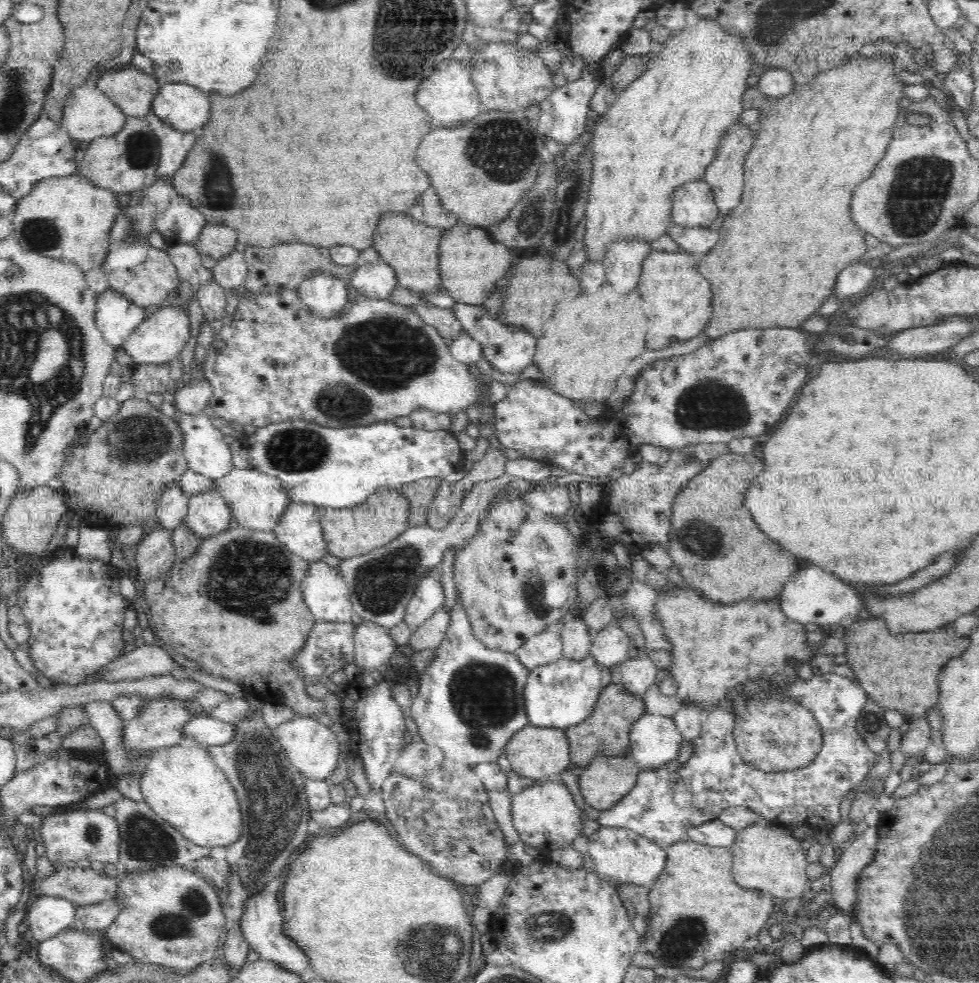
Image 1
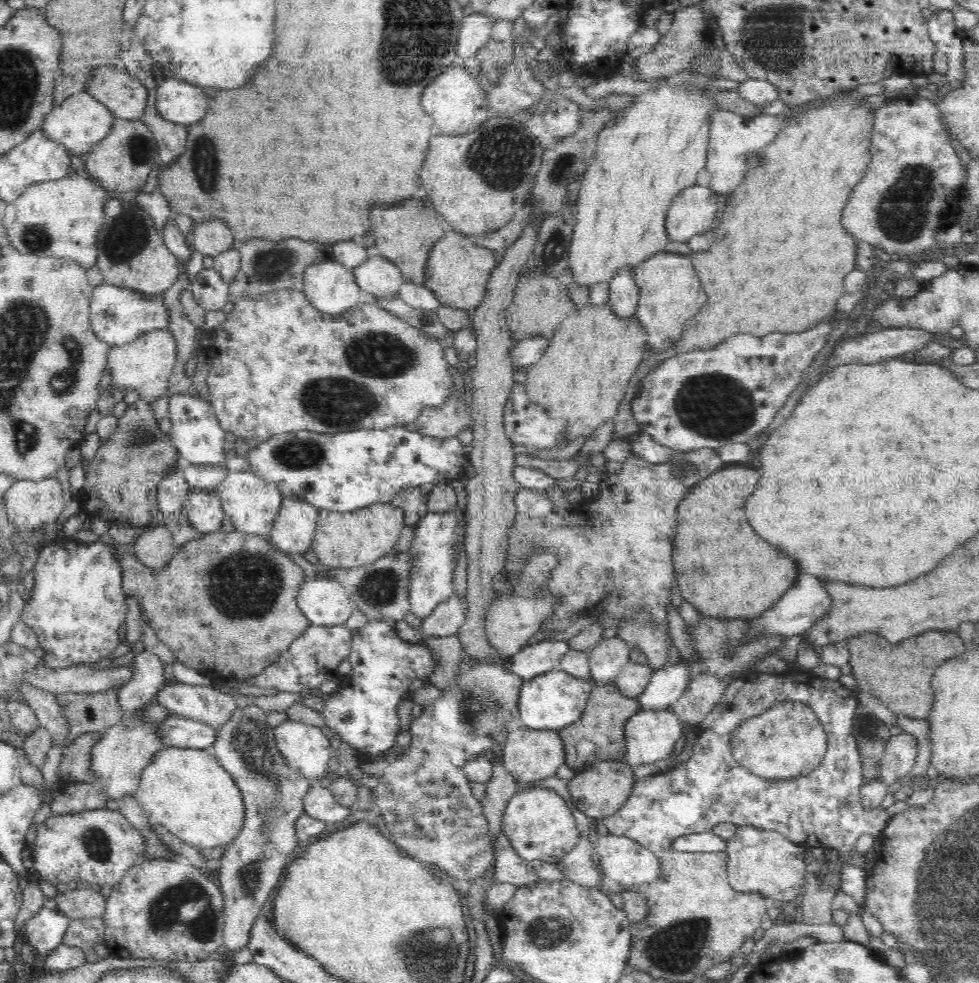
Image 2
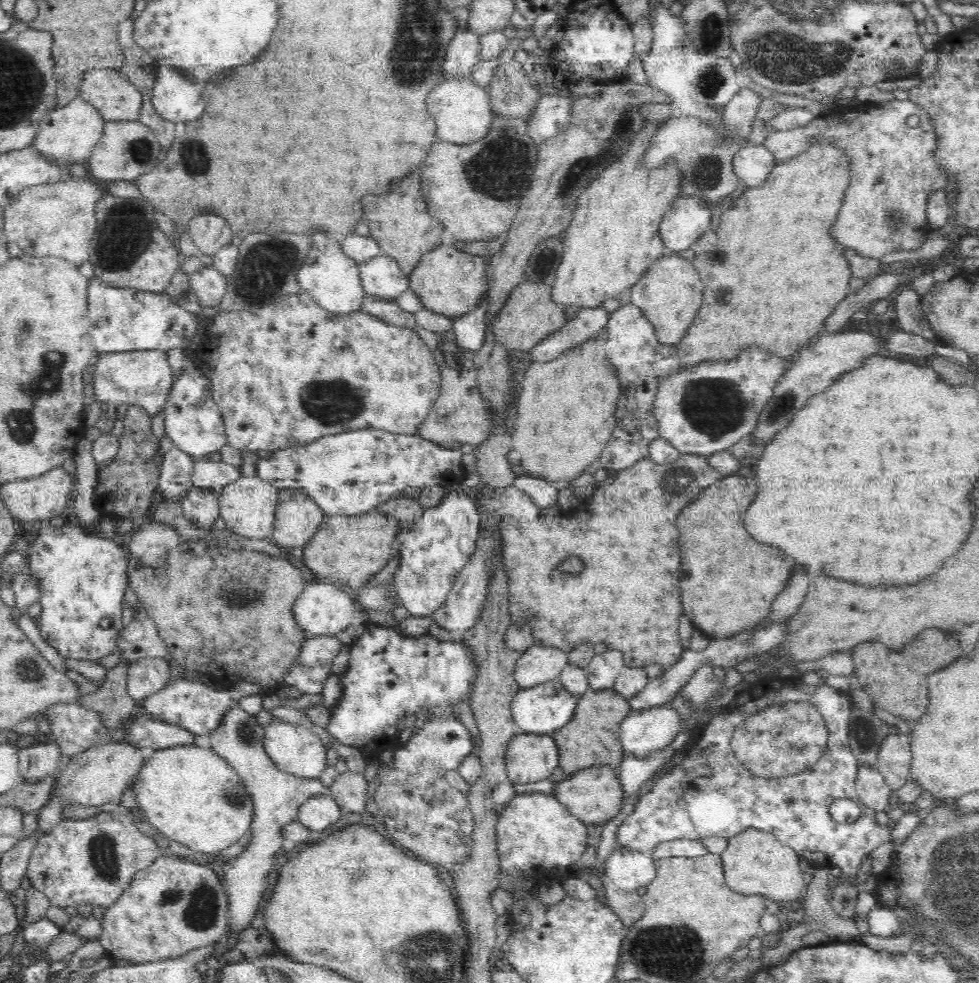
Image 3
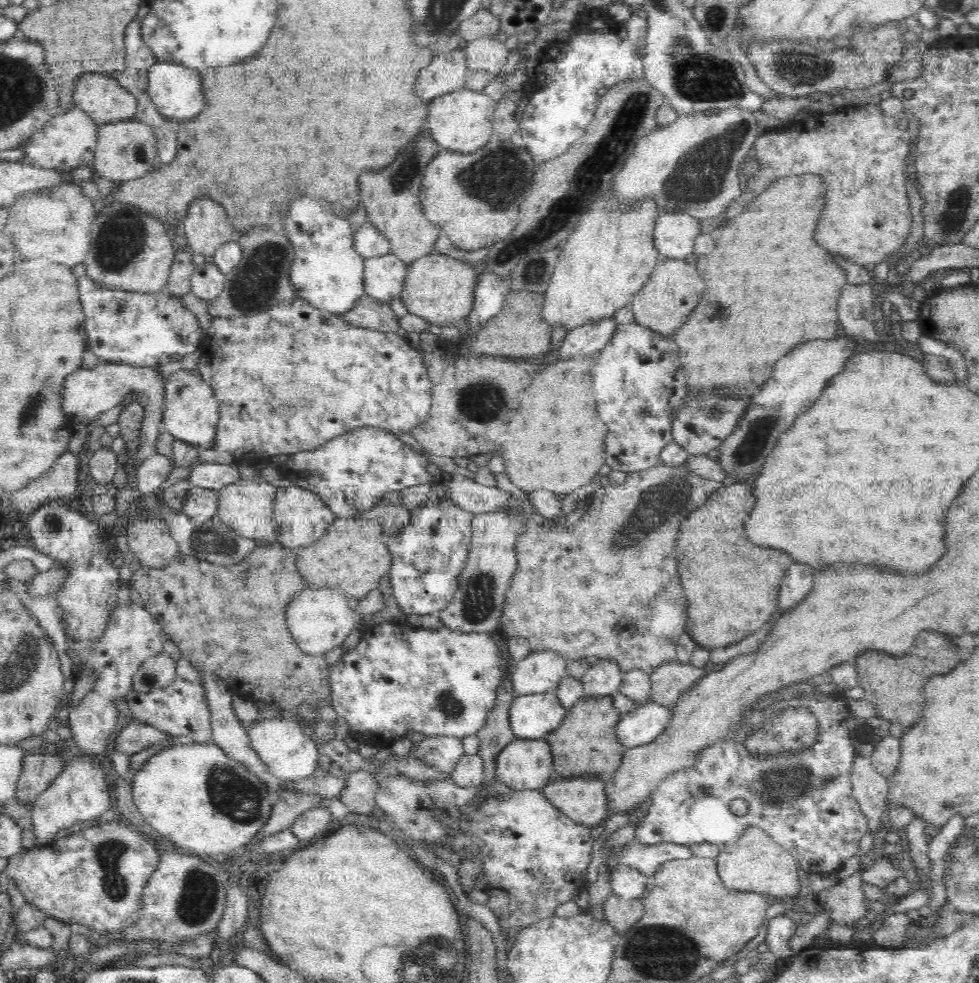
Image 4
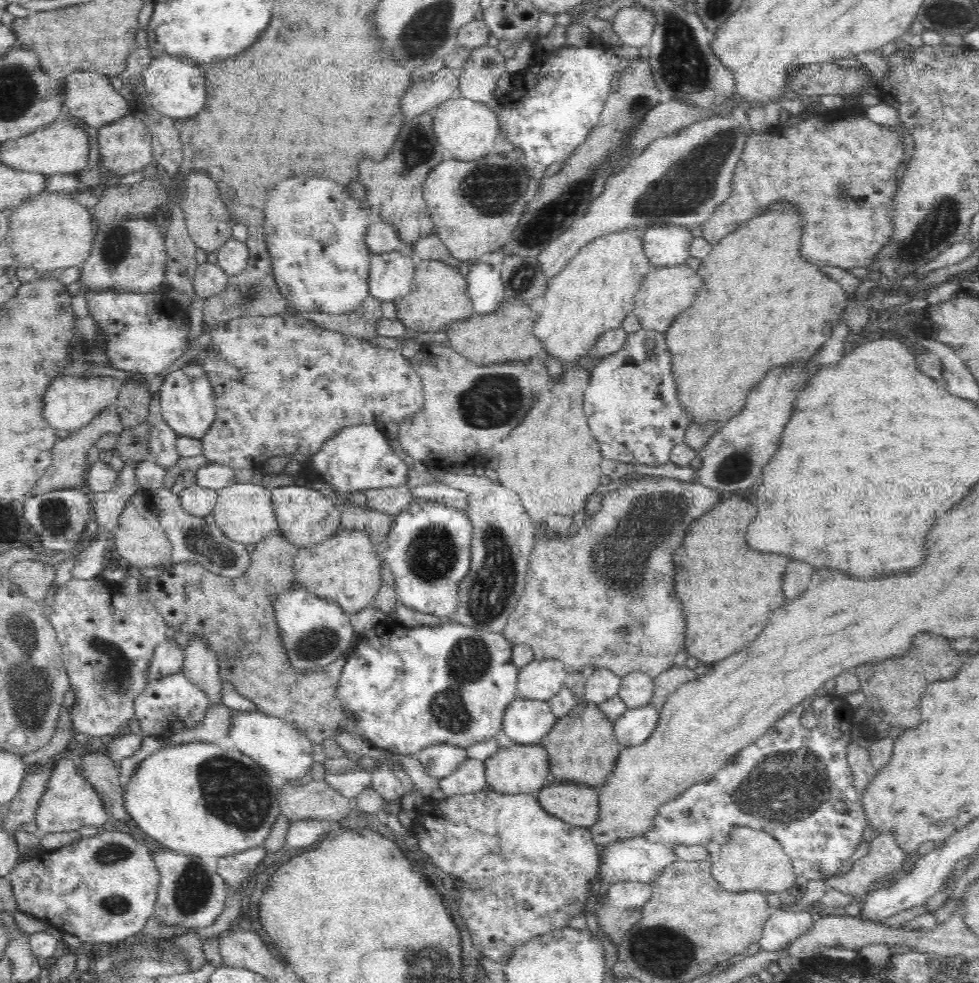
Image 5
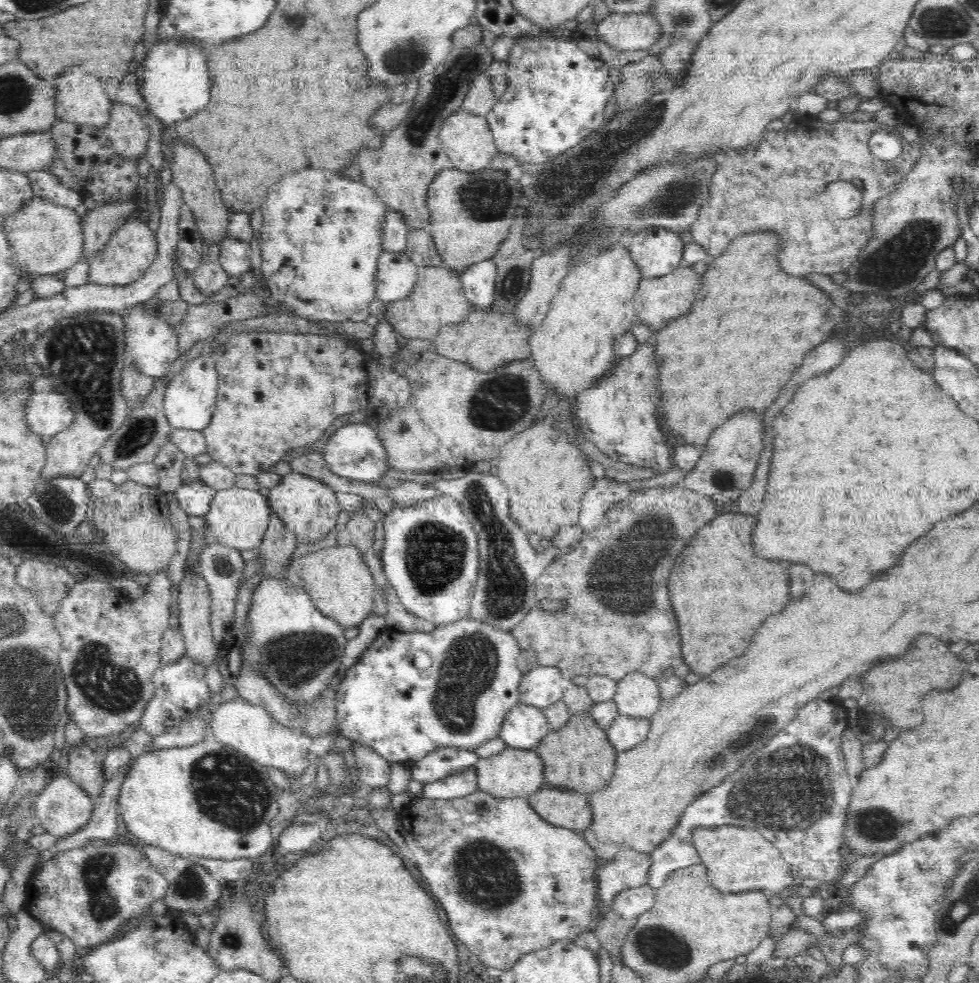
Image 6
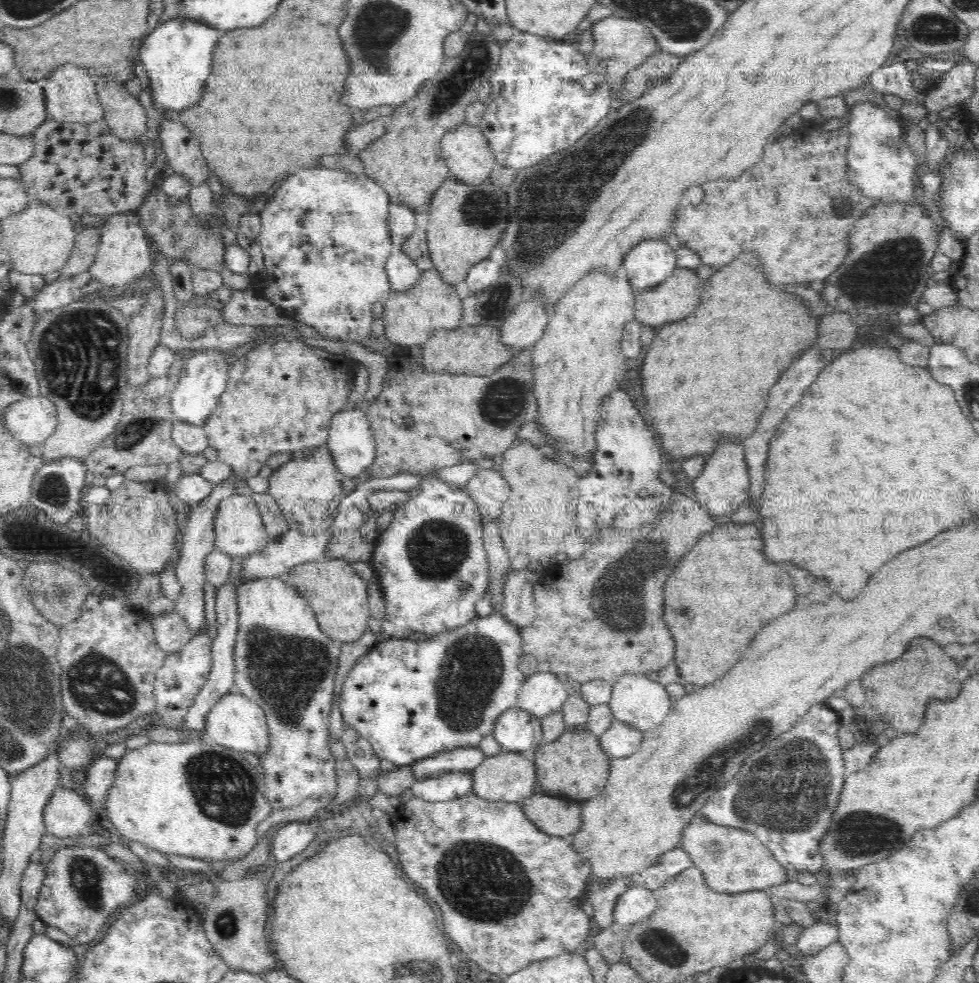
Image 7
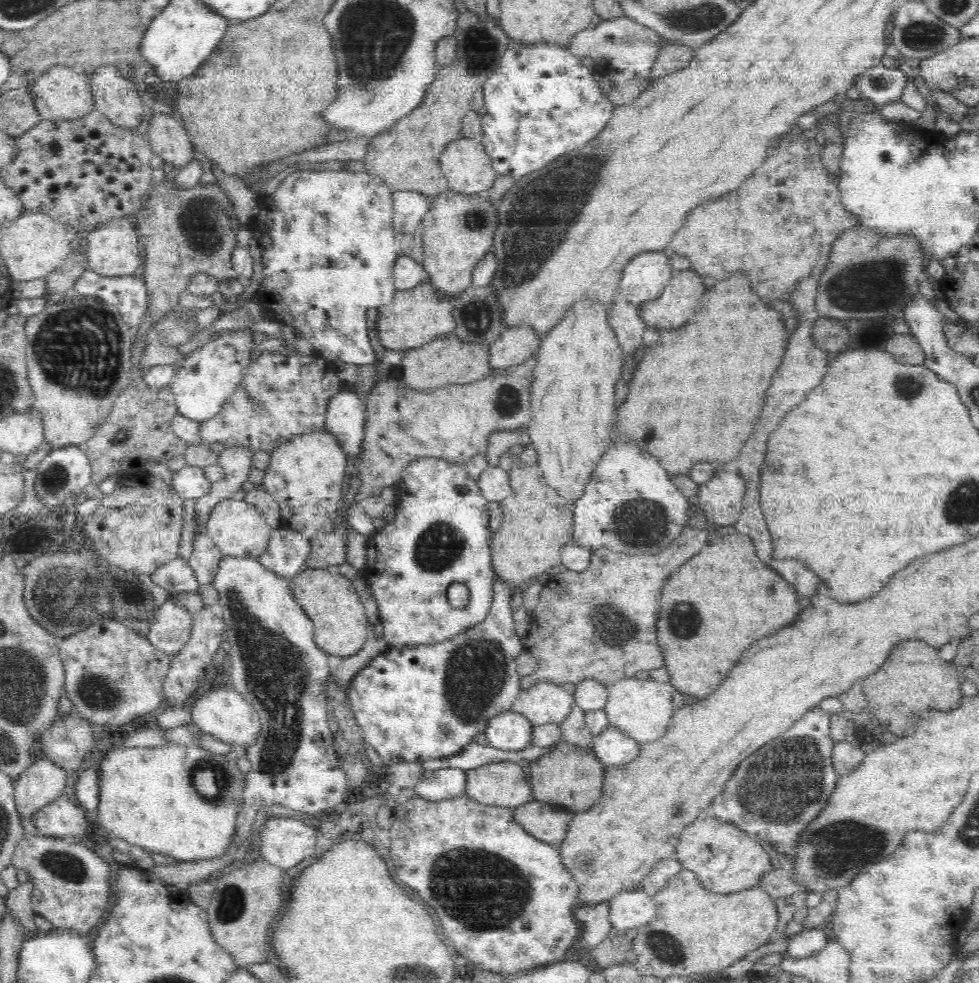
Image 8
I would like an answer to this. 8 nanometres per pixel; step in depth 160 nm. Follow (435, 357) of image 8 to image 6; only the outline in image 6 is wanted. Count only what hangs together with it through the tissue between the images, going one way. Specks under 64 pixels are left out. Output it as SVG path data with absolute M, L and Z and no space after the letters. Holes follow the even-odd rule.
M474 310L462 322L453 325L442 325L434 340L435 351L470 365L474 370L493 371L500 365L528 359L531 356L529 339L534 327L517 324L513 313L498 314L490 310Z

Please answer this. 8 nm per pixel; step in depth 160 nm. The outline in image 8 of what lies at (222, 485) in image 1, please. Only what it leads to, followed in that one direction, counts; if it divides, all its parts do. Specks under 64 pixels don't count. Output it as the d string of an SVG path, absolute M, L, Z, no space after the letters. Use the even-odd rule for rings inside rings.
M224 499L218 502L205 522L205 534L226 556L259 558L269 548L271 528L253 504L246 501Z

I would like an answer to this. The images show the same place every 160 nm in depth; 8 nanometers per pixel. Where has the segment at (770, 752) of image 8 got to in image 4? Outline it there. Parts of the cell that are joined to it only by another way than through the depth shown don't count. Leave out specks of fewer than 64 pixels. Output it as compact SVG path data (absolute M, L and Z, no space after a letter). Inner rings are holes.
M815 692L810 696L791 698L783 702L773 702L763 709L746 712L742 724L738 726L732 738L716 742L714 746L702 750L696 758L694 770L678 770L666 776L660 786L651 794L652 802L648 812L635 830L635 841L644 845L673 843L678 845L695 845L708 842L716 846L738 838L744 830L758 827L767 832L779 846L796 859L799 868L813 875L828 876L840 871L844 860L848 860L858 852L859 844L867 832L867 818L853 795L851 787L851 770L854 757L857 756L853 747L847 718L849 710L842 694L824 694ZM788 708L805 708L818 721L818 736L811 747L800 749L795 753L778 753L765 759L756 757L746 749L744 740L752 730L758 730L761 722L768 722L777 713ZM742 798L748 802L745 815L737 816L730 810L730 802Z

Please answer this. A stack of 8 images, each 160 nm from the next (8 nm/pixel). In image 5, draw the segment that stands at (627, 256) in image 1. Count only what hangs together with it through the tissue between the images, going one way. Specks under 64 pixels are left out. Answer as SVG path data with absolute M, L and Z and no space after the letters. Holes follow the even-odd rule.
M641 328L628 333L626 345L618 352L594 361L590 366L590 390L584 398L584 414L590 424L590 432L598 442L606 464L620 461L631 465L662 465L671 462L672 449L684 443L684 434L691 416L678 401L678 389L673 379L672 355L666 344L665 333Z

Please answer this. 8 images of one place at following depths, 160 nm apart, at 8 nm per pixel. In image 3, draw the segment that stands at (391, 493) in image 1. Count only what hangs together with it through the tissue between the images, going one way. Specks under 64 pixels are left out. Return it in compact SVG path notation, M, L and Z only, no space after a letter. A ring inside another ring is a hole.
M376 509L350 516L326 514L318 533L303 547L302 563L317 580L357 588L373 580L388 565L396 550L398 533L397 519Z

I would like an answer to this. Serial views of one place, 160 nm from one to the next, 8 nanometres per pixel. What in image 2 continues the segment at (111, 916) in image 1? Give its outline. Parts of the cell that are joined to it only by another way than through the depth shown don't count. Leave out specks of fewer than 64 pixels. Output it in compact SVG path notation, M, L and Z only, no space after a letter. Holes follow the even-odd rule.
M101 918L71 920L61 944L85 951L103 942L105 928Z

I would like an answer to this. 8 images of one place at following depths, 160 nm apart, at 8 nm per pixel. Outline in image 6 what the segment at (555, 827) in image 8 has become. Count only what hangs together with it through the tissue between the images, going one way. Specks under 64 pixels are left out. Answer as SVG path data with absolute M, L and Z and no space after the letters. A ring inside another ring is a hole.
M543 786L527 797L534 812L552 826L581 832L591 825L593 816L589 795L574 790Z

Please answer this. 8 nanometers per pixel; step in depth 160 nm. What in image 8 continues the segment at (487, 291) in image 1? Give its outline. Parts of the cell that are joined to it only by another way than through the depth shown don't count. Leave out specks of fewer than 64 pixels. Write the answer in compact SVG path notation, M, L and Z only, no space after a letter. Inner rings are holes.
M429 279L423 281L413 289L397 290L392 302L379 306L376 329L378 341L386 349L409 350L417 349L440 339L455 330L452 310L454 310L453 296L444 294L433 287Z

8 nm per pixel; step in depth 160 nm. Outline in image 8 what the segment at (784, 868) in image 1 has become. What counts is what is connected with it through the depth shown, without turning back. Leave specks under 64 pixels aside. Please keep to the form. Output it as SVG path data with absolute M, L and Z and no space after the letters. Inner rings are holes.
M700 814L698 820L692 822L692 826L688 826L682 832L673 856L676 856L676 860L682 864L684 869L692 870L700 878L706 890L716 892L716 894L730 894L730 892L756 887L760 877L773 869L770 857L764 852L760 842L752 840L746 832L738 830L734 824L722 822L720 818L710 818L708 814ZM714 846L720 848L722 854L728 854L728 868L724 868L722 872L714 872L706 866L702 868L702 858L704 858L702 852Z

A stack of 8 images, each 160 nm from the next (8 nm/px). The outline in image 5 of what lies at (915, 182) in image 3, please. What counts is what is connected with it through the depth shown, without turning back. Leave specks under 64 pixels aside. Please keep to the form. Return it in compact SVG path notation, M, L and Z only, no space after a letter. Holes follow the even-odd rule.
M852 116L852 118L838 118L838 120L826 120L826 118L820 120L815 117L792 126L790 130L784 128L782 134L774 134L774 138L776 138L776 156L774 156L772 134L756 136L753 132L746 139L744 154L733 172L730 198L717 206L714 214L700 225L702 236L710 244L718 244L726 234L734 232L742 222L756 218L770 204L784 200L794 204L794 208L806 220L804 234L800 240L802 258L814 264L822 262L828 266L844 269L868 266L877 252L889 242L895 227L893 198L898 186L894 174L903 160L904 144L901 134L892 127L871 122L866 116ZM820 222L826 222L832 228L828 232L822 232L822 228L814 228Z

